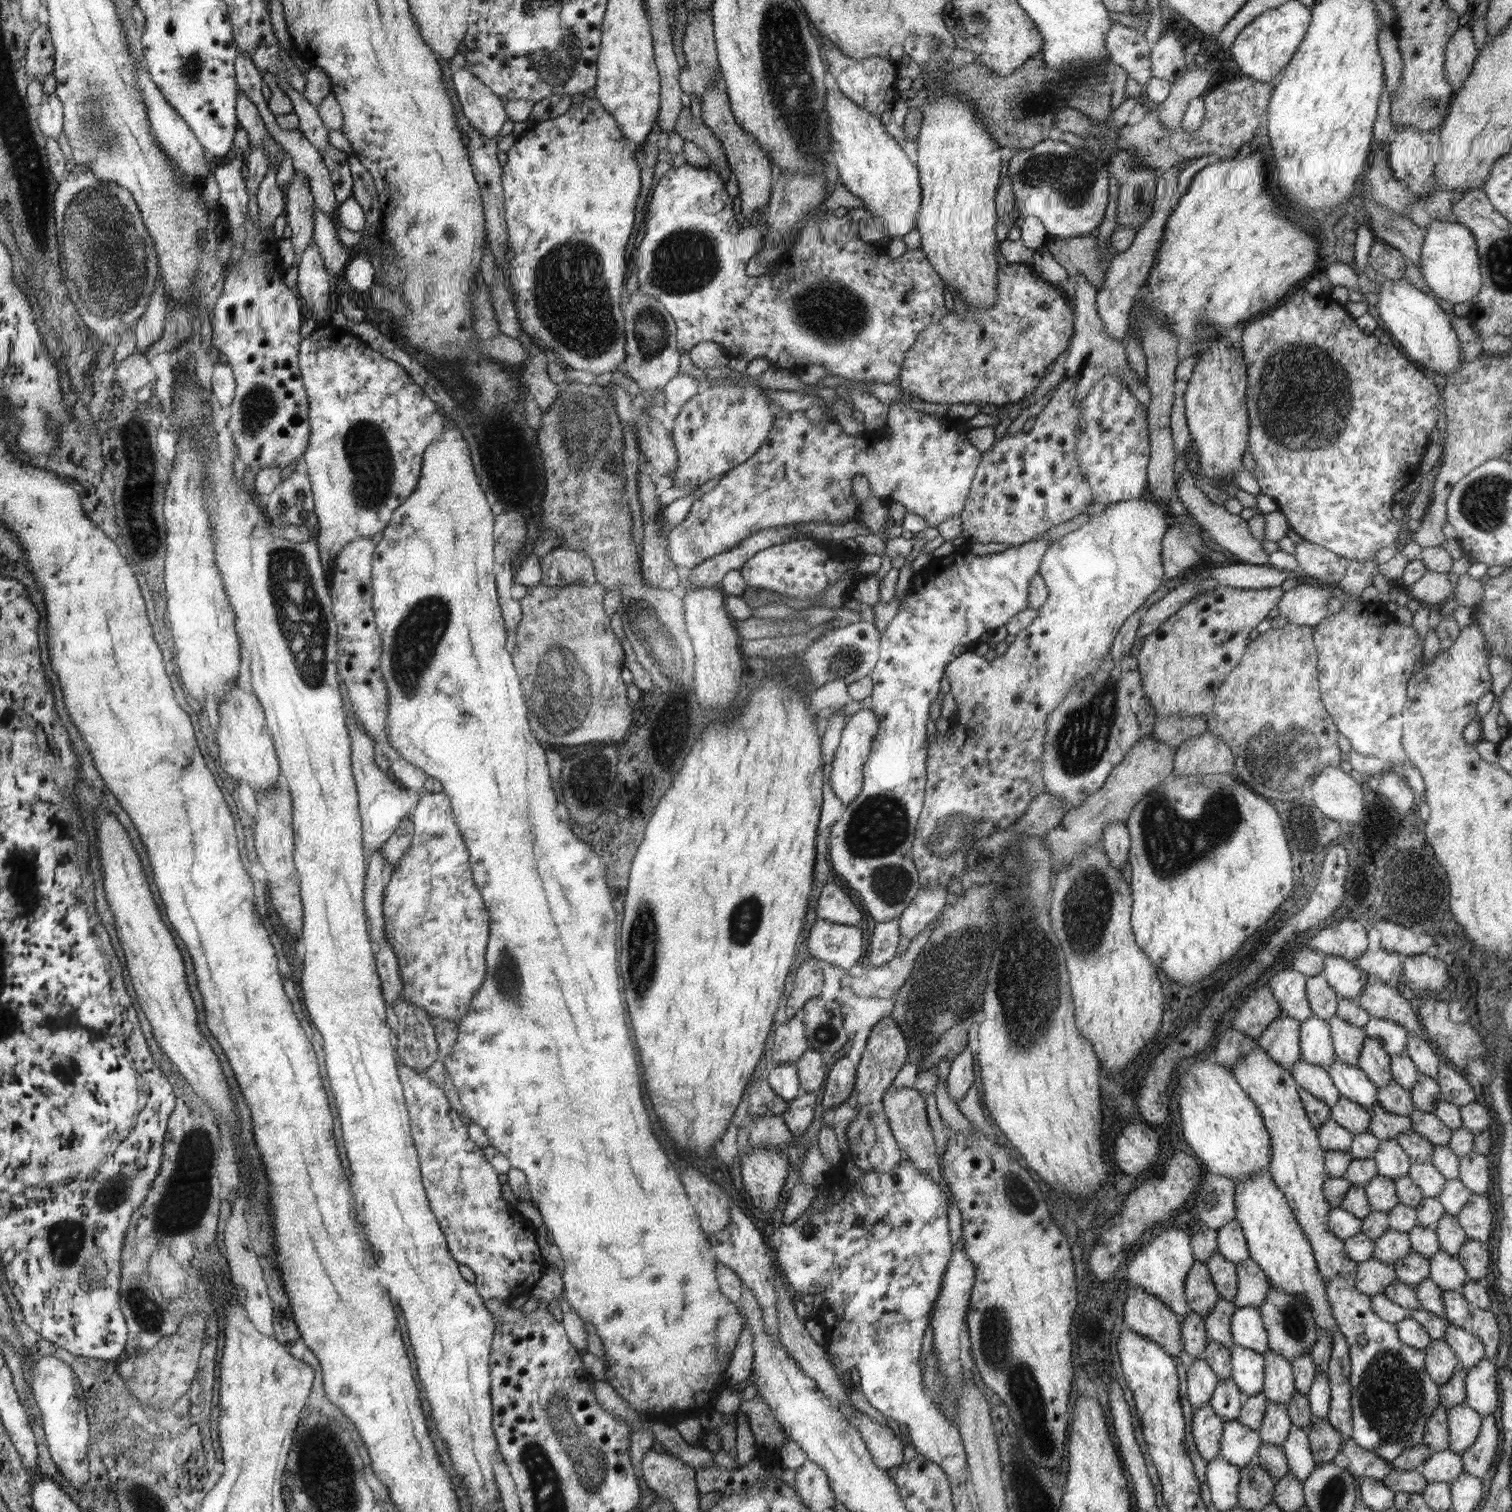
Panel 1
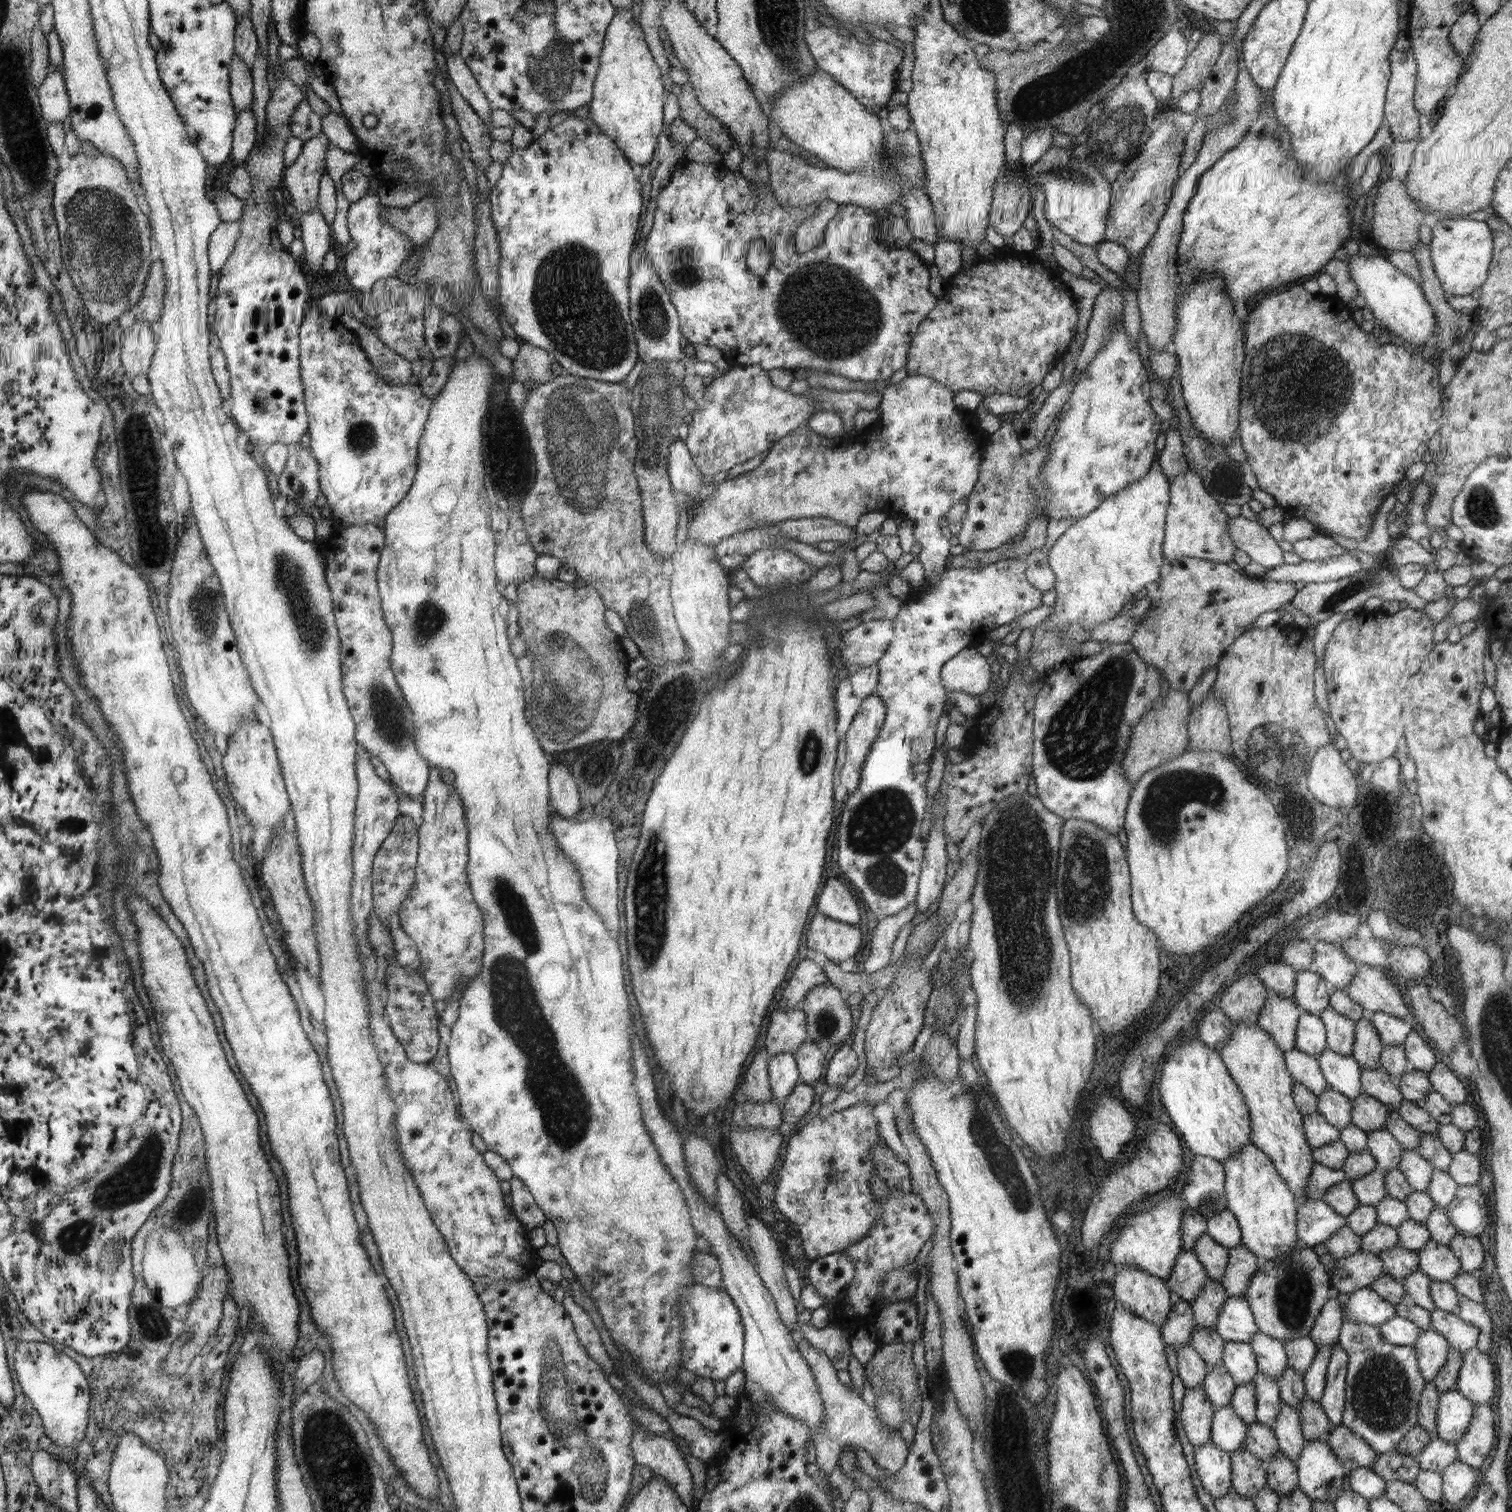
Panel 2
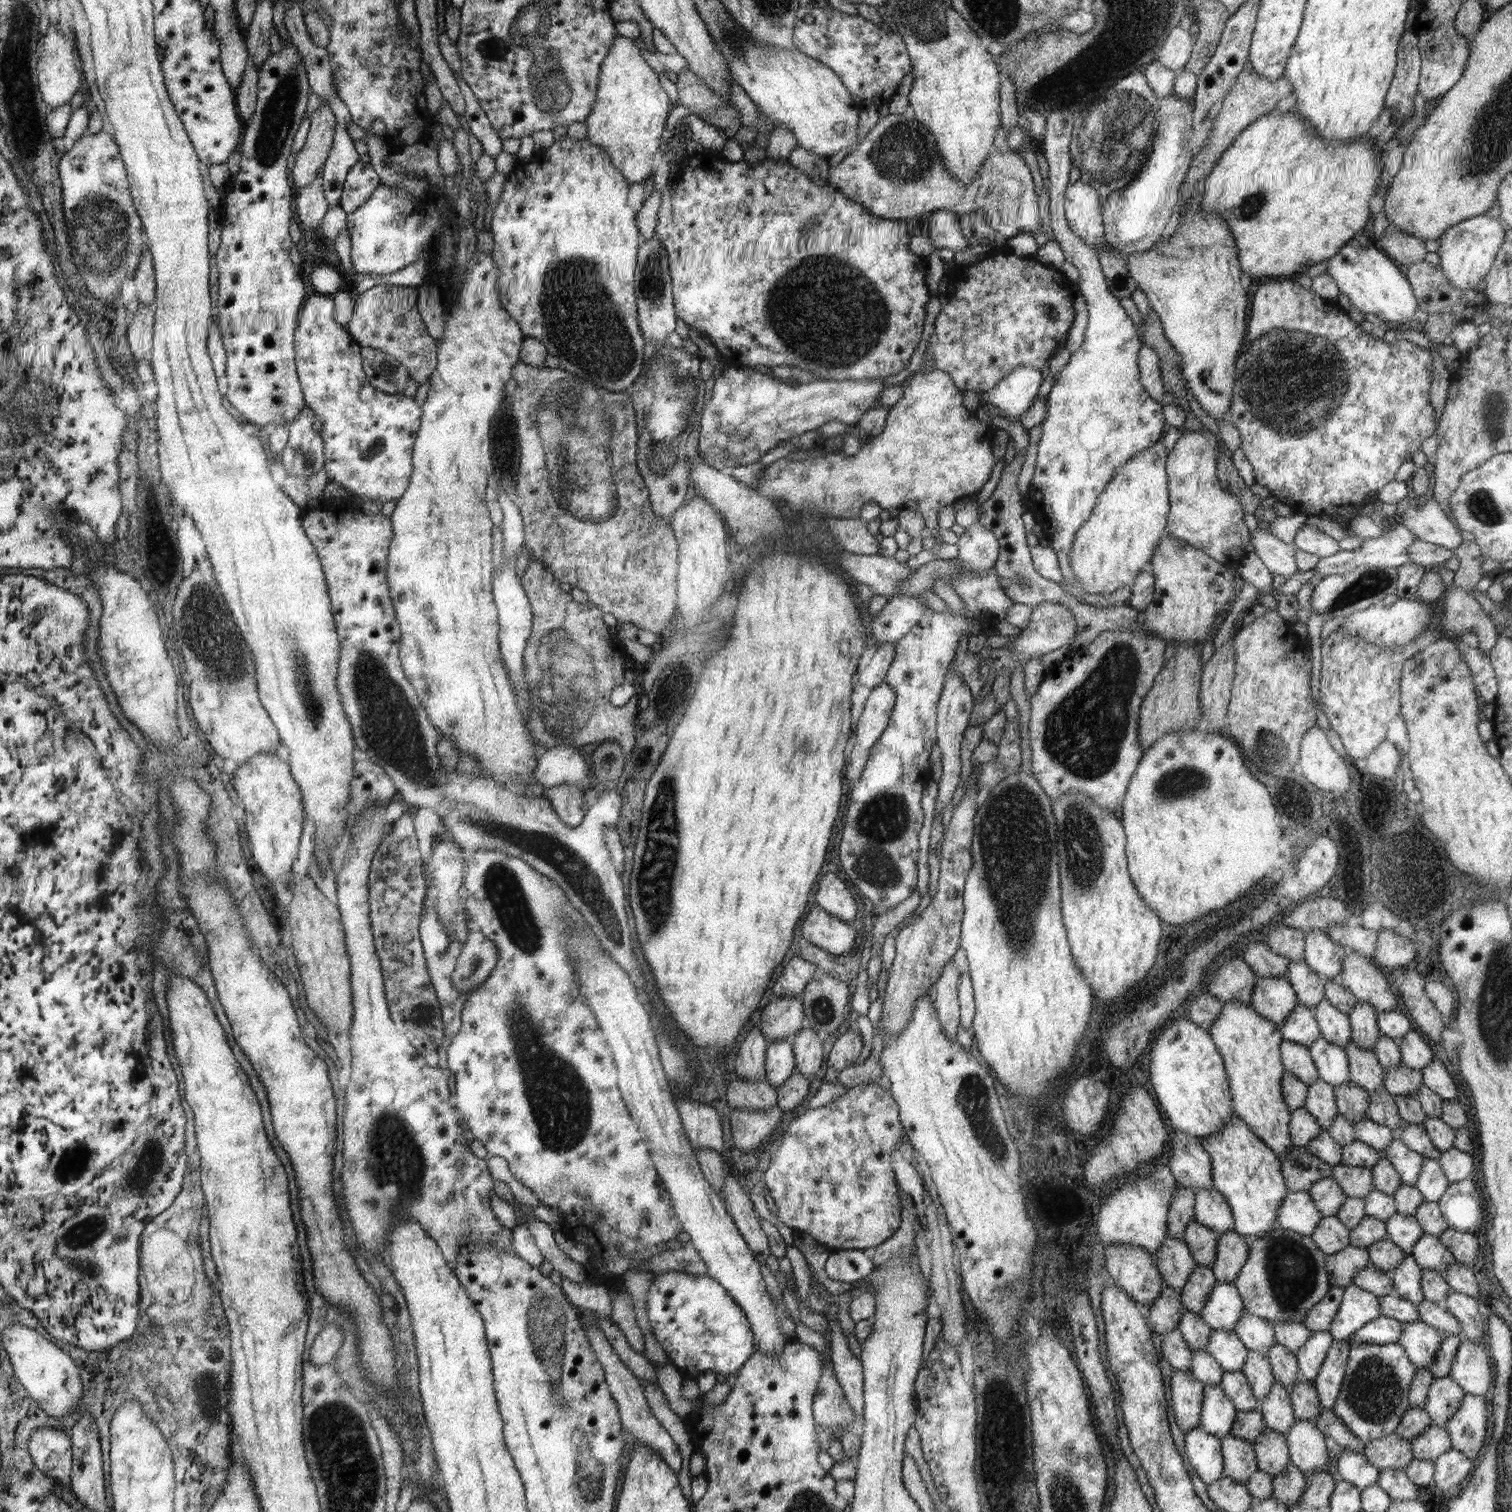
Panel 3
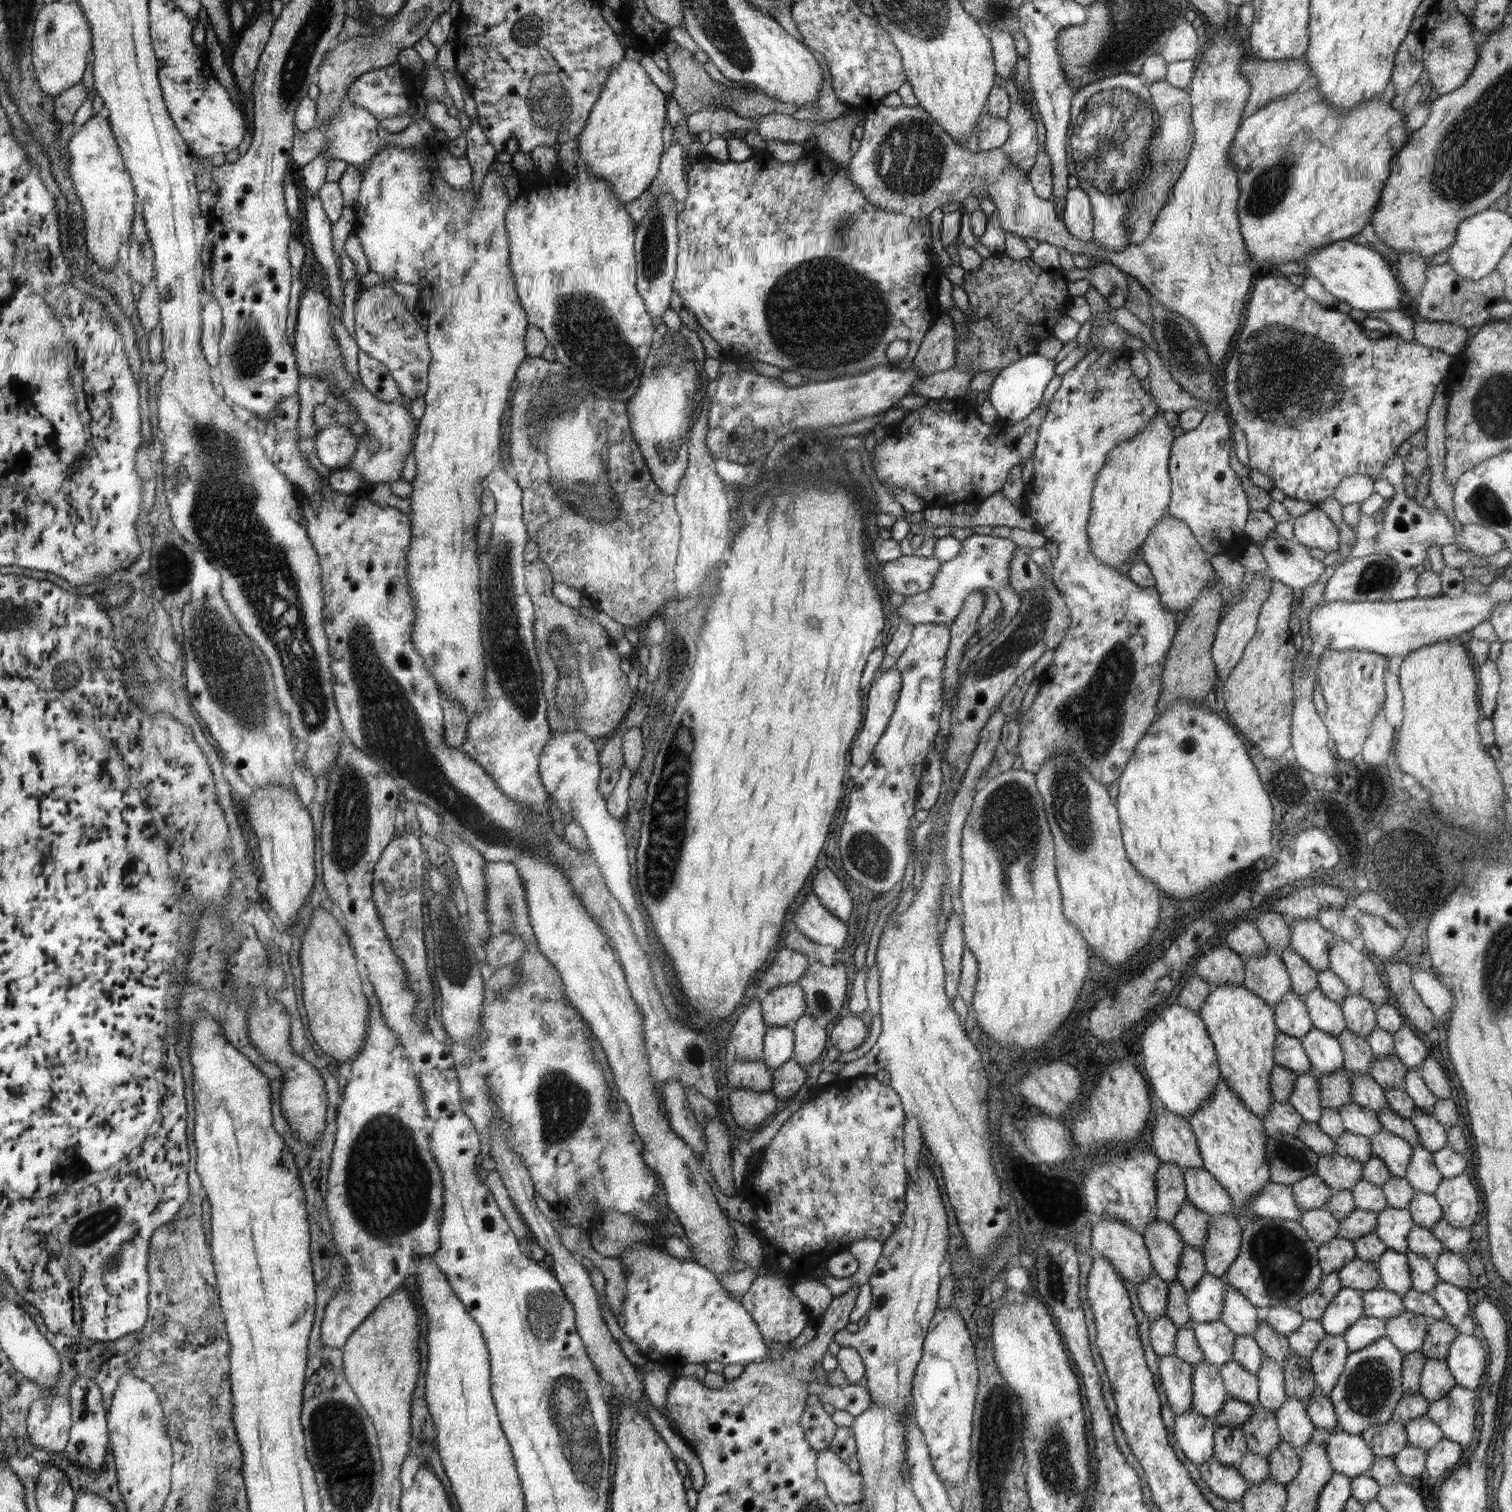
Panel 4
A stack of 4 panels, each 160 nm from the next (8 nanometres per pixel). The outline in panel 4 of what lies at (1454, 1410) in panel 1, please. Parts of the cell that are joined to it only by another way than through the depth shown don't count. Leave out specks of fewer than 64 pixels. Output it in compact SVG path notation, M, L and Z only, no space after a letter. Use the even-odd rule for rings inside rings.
M1424 1358L1424 1365L1422 1366L1422 1373L1420 1373L1420 1394L1432 1403L1432 1401L1440 1400L1448 1393L1452 1388L1456 1387L1456 1380L1452 1377L1450 1370L1447 1368L1446 1360L1444 1359L1426 1359Z

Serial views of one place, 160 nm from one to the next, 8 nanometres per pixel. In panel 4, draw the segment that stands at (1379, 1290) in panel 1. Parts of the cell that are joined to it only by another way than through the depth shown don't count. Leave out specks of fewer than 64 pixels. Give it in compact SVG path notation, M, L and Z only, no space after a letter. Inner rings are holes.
M1338 1236L1326 1244L1320 1244L1317 1253L1323 1274L1338 1272L1357 1257L1353 1241Z

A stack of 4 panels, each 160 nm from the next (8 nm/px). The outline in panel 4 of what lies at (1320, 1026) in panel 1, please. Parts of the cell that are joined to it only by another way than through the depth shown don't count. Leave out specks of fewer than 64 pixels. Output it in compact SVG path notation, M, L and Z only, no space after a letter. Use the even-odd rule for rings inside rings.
M1294 992L1285 994L1274 1006L1274 1012L1279 1033L1301 1040L1312 1030L1313 1024L1307 1006L1299 994Z

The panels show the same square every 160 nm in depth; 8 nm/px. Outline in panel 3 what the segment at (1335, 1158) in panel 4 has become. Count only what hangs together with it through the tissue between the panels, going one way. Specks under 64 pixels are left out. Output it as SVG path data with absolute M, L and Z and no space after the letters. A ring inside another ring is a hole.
M1340 1162L1332 1166L1332 1172L1332 1178L1347 1197L1364 1199L1370 1191L1375 1190L1371 1169L1346 1166Z

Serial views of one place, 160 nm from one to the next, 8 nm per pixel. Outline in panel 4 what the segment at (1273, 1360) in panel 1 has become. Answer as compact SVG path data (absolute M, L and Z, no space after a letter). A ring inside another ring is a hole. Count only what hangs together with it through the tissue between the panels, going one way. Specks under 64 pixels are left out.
M1223 1278L1226 1286L1226 1296L1220 1321L1222 1321L1233 1333L1253 1336L1259 1328L1259 1322L1263 1318L1262 1311L1250 1304L1250 1301L1240 1294L1239 1290L1231 1287L1231 1284Z

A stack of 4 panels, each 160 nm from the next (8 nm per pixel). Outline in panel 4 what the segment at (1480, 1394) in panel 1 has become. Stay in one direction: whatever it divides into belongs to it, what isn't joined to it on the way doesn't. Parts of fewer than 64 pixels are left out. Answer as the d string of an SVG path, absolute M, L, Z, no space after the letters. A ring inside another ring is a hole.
M1458 1333L1445 1360L1448 1370L1460 1387L1478 1391L1486 1382L1488 1354L1474 1335Z

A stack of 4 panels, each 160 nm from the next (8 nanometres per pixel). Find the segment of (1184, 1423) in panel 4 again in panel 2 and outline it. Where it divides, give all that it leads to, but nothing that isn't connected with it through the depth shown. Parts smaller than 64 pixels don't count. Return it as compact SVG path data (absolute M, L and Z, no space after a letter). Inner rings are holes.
M1210 1441L1195 1447L1194 1460L1203 1487L1215 1499L1231 1491L1231 1453L1220 1450Z

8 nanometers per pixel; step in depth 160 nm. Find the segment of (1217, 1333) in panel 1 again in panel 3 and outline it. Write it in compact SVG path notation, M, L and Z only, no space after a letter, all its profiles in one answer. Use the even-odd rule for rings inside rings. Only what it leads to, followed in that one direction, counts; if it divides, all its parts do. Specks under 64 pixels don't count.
M1197 1264L1187 1285L1180 1290L1183 1306L1190 1312L1200 1314L1216 1283L1217 1278L1210 1266Z

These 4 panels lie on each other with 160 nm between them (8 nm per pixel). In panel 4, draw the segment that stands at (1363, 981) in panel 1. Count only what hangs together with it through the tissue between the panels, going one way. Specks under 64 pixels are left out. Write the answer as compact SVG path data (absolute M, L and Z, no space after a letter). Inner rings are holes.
M1300 919L1290 924L1289 948L1302 956L1314 971L1329 970L1328 950L1336 937L1324 929L1316 919Z

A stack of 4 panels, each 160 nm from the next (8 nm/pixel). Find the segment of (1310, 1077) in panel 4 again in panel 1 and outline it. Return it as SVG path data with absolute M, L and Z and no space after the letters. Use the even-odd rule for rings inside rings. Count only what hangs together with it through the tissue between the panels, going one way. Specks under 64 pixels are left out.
M1341 1096L1339 1101L1331 1107L1331 1118L1356 1135L1367 1132L1369 1129L1371 1112L1360 1104Z

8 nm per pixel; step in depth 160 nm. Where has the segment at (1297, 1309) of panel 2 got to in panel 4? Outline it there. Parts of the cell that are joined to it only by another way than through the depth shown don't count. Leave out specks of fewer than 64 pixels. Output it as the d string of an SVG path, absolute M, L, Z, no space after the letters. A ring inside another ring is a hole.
M1257 1217L1243 1228L1238 1256L1226 1271L1224 1279L1262 1312L1274 1306L1296 1307L1305 1296L1317 1289L1324 1275L1319 1265L1318 1247L1296 1220Z

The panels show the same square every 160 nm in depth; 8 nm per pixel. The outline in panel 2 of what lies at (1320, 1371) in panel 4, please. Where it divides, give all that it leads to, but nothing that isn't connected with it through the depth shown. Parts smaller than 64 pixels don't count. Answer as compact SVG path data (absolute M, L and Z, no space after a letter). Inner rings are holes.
M1339 1343L1334 1345L1327 1367L1324 1393L1319 1401L1334 1427L1342 1425L1345 1411L1344 1398L1348 1360L1348 1354L1344 1348Z

